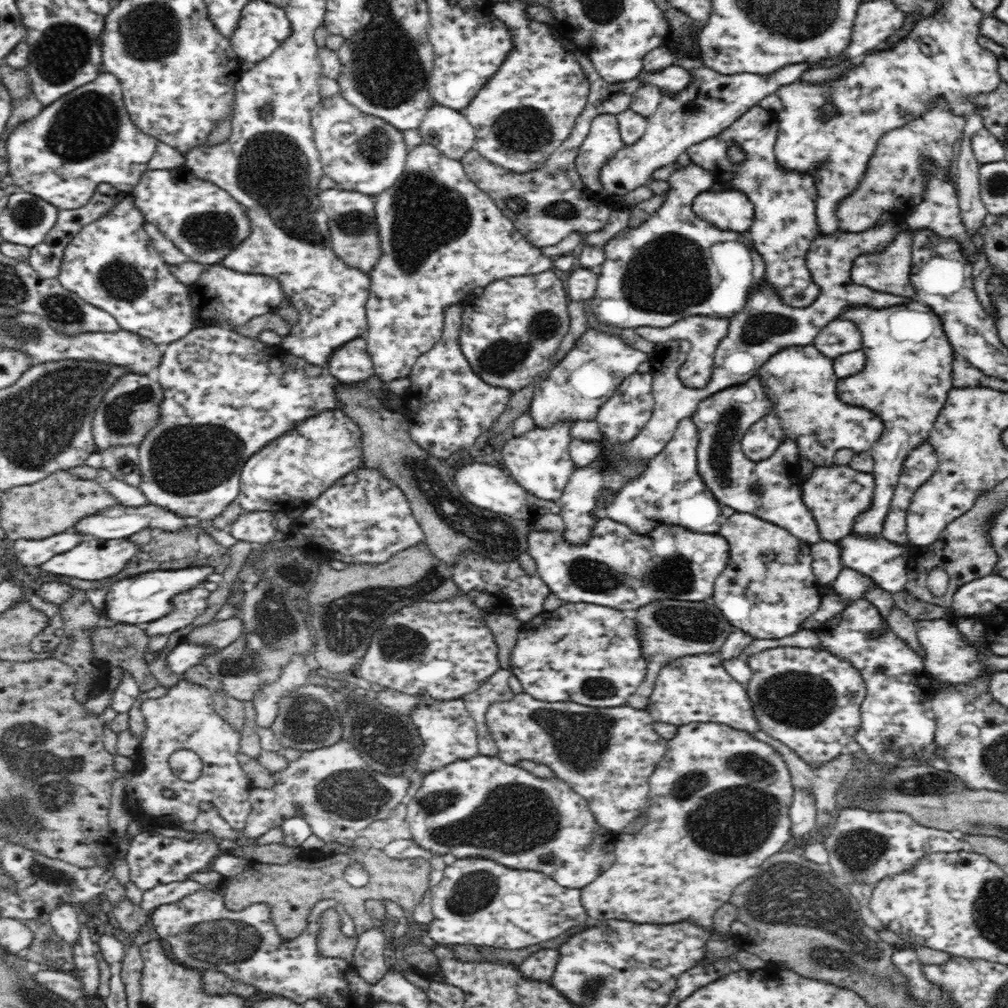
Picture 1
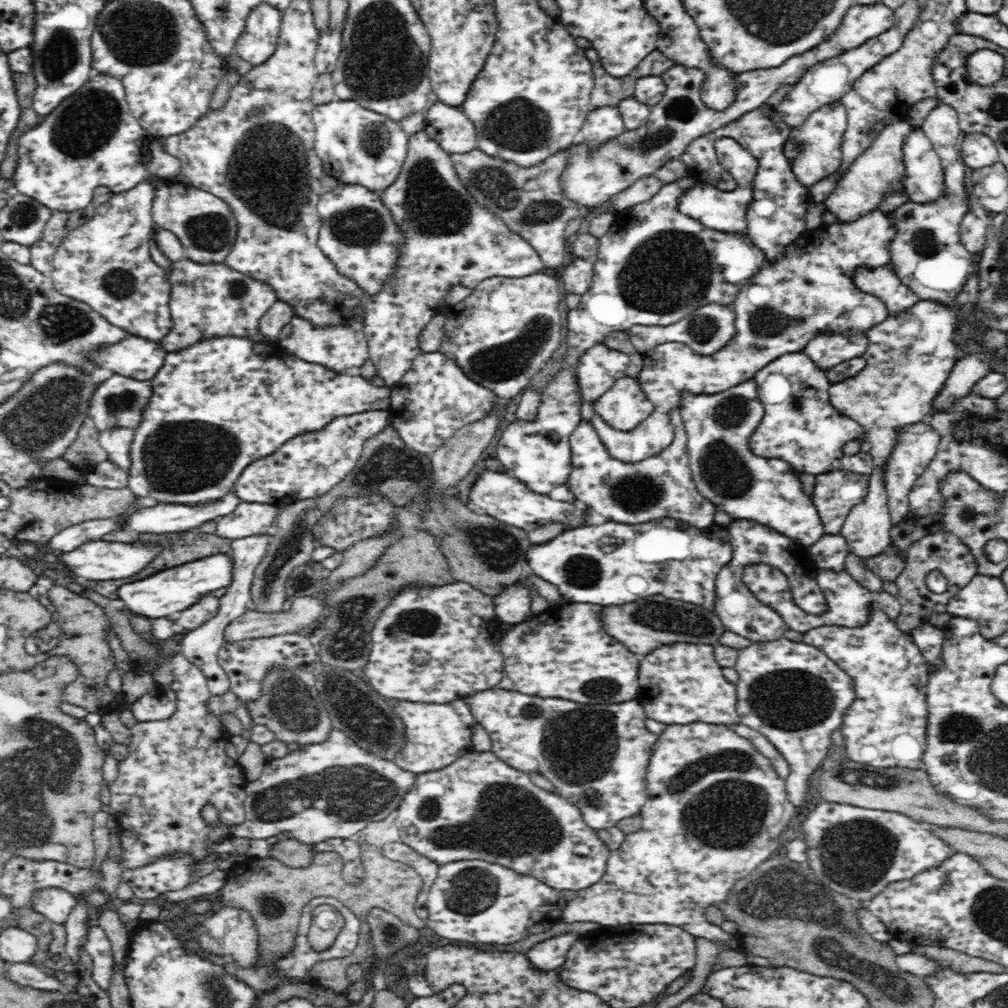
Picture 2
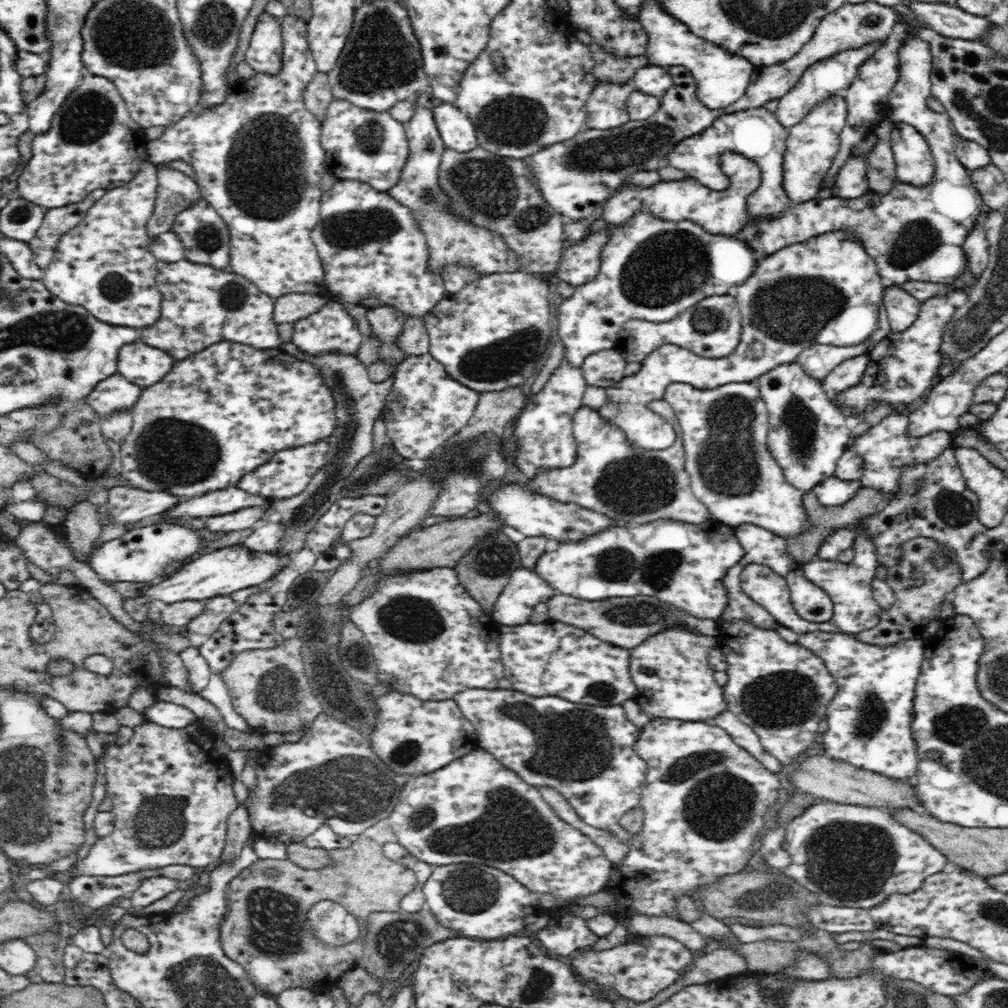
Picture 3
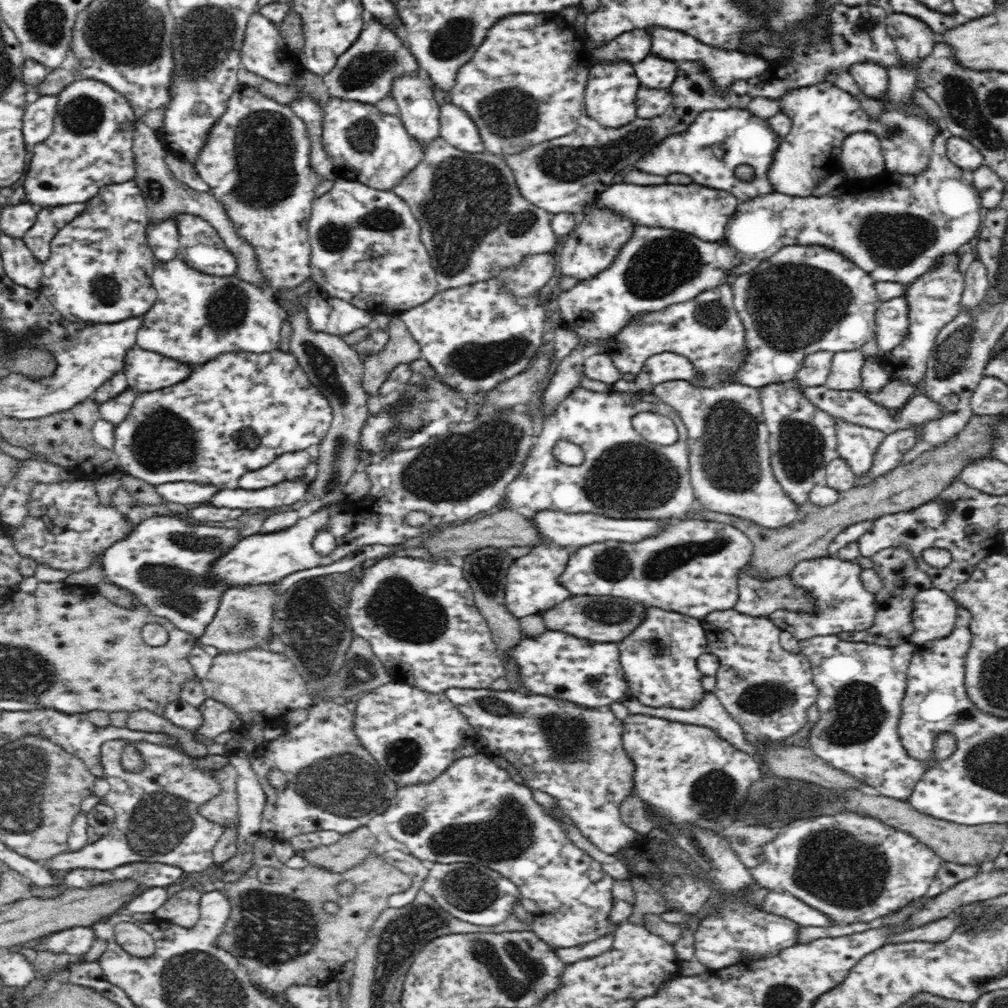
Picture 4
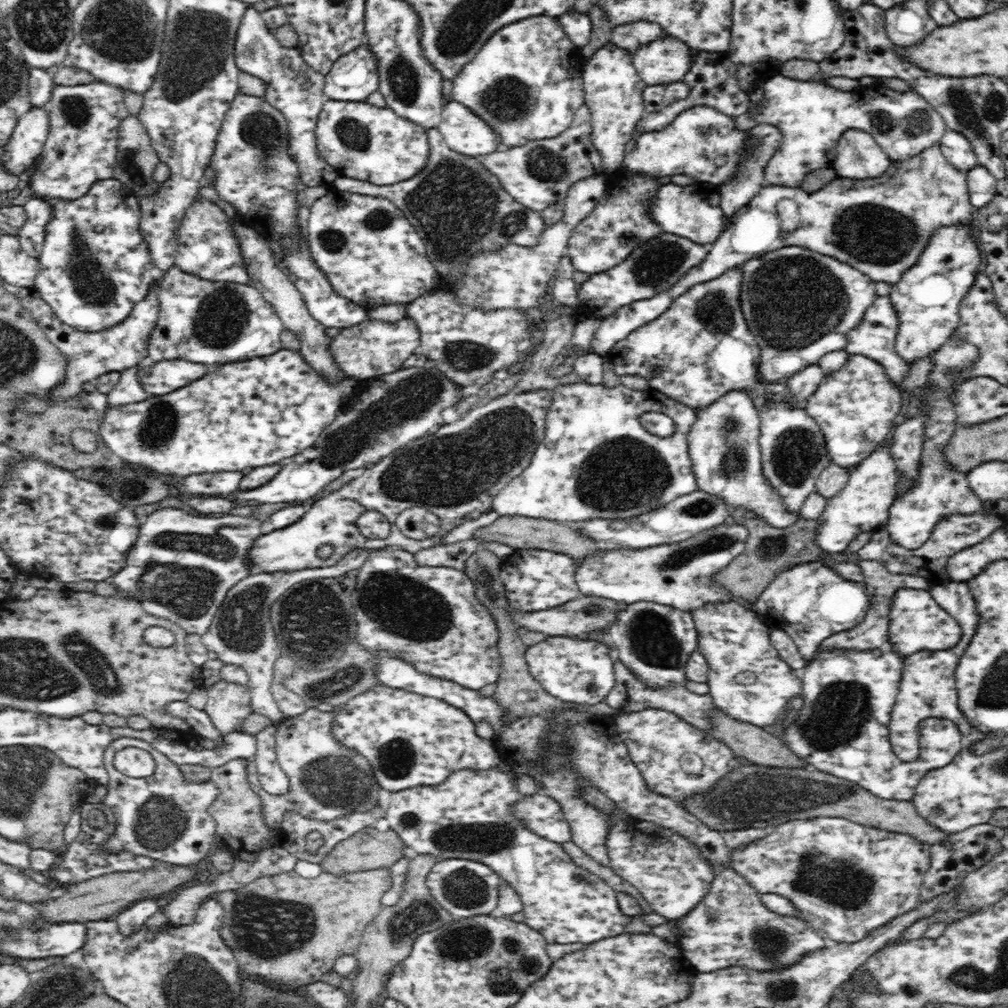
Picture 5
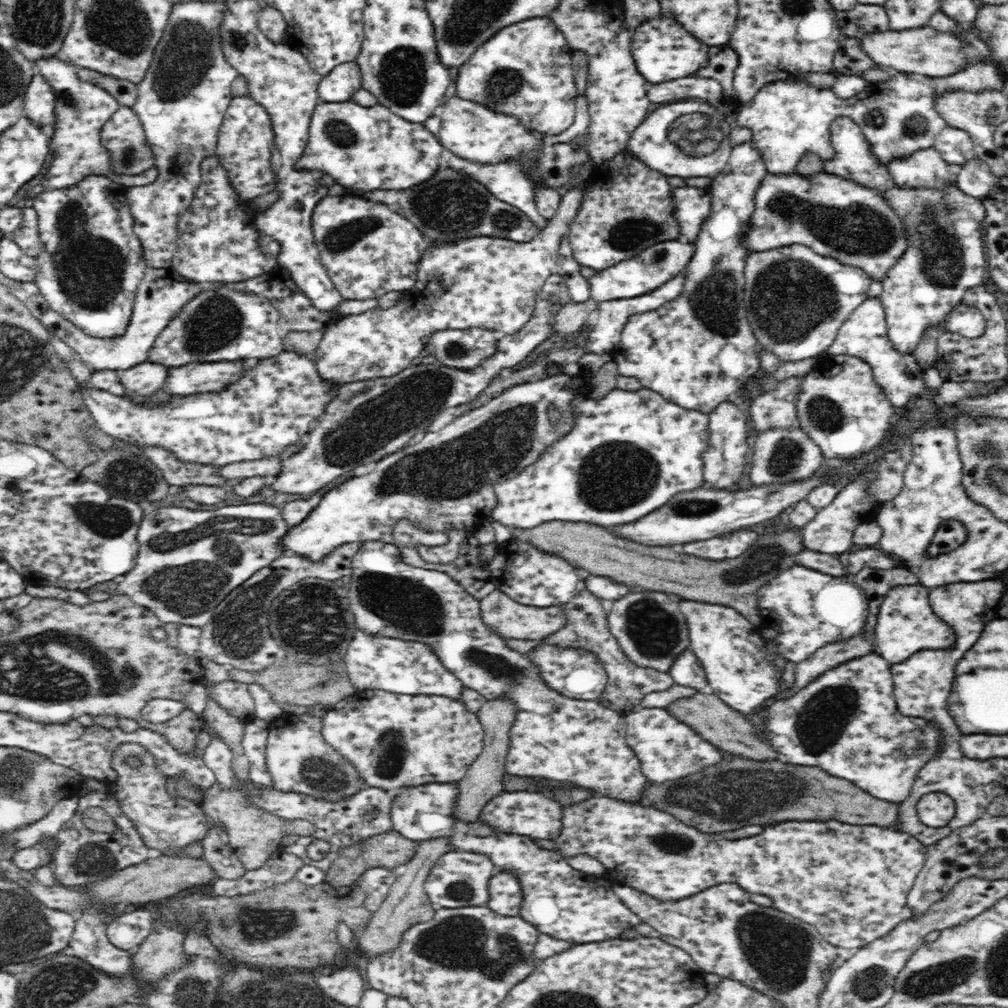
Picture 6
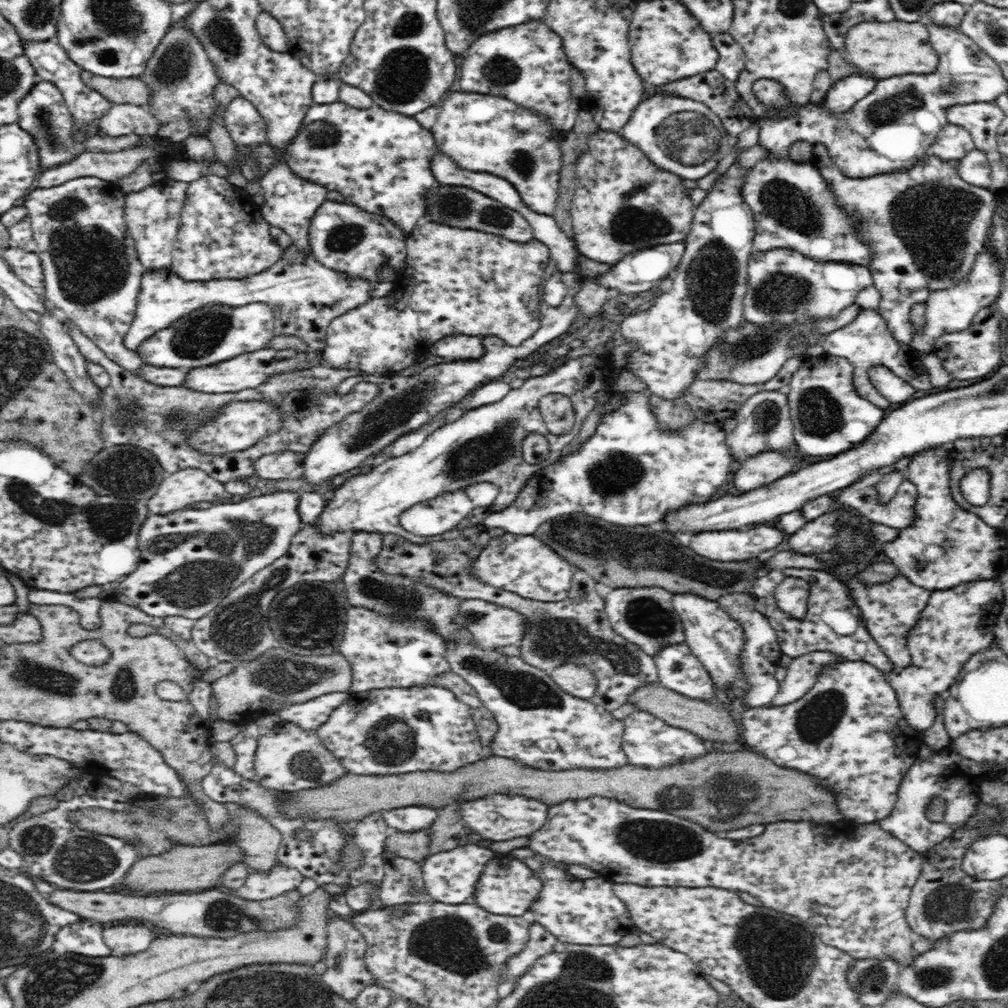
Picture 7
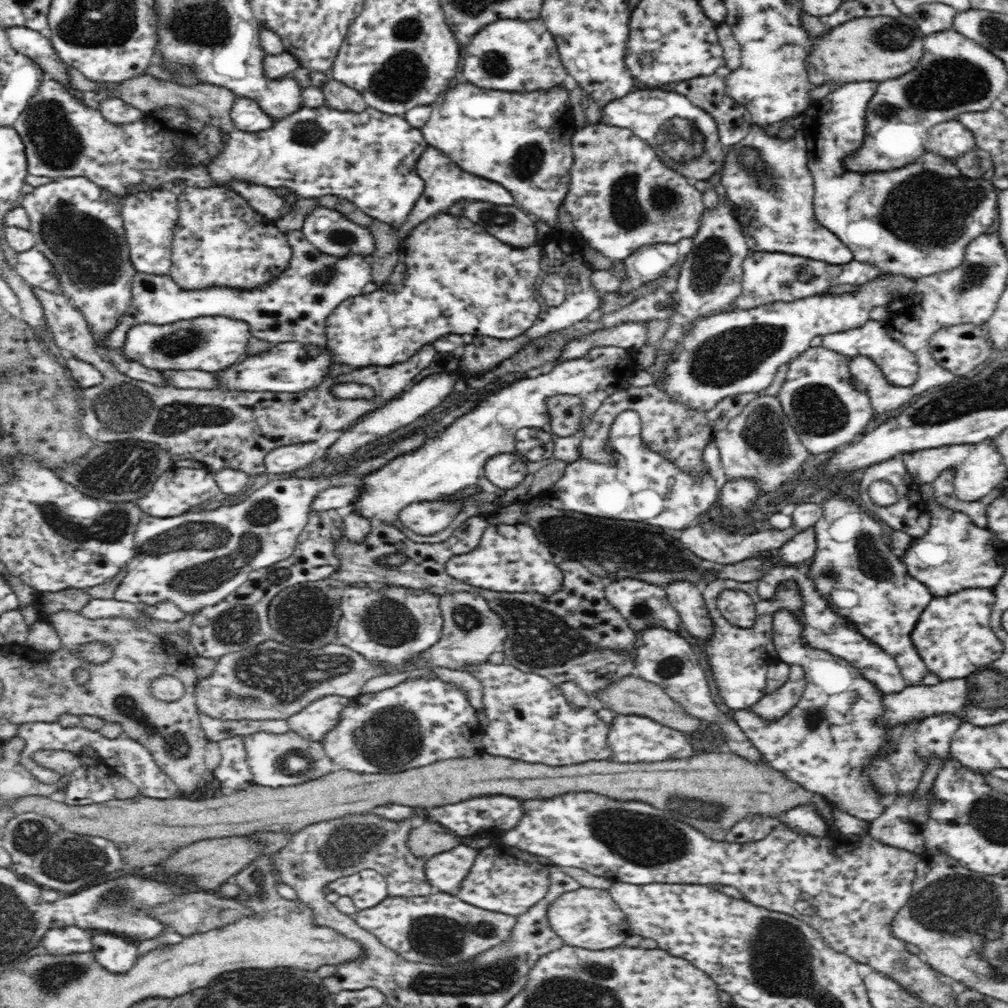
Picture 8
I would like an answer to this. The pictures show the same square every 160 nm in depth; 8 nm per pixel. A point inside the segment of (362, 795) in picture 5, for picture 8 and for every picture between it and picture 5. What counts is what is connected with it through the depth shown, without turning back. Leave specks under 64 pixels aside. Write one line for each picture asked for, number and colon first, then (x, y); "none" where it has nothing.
6: (298, 759)
7: (287, 758)
8: (275, 760)

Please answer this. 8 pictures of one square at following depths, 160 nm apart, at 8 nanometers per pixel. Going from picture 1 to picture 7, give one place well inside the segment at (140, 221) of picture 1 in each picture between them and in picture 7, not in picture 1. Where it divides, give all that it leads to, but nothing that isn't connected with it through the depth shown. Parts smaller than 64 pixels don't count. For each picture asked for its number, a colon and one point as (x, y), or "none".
2: (105, 262)
3: (104, 264)
4: (99, 270)
5: (95, 266)
6: (90, 264)
7: (92, 274)

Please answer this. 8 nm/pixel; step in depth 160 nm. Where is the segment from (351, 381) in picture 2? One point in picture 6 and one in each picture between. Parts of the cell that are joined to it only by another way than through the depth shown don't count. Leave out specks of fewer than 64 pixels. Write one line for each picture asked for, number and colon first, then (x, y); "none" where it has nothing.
3: (216, 416)
4: (238, 412)
5: (252, 413)
6: (277, 402)

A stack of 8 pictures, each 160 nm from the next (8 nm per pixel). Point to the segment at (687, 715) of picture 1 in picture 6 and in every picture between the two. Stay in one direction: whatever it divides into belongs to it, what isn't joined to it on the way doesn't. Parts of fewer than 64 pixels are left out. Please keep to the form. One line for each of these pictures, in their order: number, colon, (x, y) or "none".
2: (681, 683)
3: (670, 669)
4: (659, 657)
5: (654, 641)
6: (649, 626)

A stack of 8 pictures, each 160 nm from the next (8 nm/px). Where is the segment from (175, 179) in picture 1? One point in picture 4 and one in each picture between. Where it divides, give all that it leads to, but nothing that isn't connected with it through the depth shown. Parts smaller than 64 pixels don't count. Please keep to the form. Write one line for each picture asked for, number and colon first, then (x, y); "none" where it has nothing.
2: (204, 224)
3: (206, 238)
4: (201, 248)

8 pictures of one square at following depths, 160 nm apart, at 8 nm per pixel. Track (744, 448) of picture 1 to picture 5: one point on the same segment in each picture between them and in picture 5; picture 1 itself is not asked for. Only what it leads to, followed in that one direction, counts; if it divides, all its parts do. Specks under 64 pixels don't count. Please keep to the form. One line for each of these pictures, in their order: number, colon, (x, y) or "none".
2: (801, 426)
3: (807, 435)
4: (802, 441)
5: (793, 453)

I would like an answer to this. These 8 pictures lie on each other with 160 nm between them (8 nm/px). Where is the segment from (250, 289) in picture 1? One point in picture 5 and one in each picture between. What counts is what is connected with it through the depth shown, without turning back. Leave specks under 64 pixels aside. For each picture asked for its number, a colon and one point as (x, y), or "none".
2: (207, 300)
3: (201, 306)
4: (196, 317)
5: (214, 323)

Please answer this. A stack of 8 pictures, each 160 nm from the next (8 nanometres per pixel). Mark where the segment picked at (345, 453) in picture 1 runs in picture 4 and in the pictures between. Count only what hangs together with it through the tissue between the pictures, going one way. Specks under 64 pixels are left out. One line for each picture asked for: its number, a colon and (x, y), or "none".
2: (310, 464)
3: (288, 472)
4: (288, 466)

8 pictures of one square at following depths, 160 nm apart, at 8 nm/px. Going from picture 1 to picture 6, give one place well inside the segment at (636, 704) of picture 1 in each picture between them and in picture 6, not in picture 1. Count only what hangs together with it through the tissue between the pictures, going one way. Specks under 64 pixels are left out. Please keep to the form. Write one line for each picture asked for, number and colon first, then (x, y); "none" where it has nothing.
2: (648, 622)
3: (622, 621)
4: (600, 619)
5: (582, 615)
6: (508, 618)

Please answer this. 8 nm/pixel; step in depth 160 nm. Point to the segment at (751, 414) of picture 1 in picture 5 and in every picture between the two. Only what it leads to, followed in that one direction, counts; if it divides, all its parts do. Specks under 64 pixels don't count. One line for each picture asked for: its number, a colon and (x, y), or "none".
2: (718, 427)
3: (732, 472)
4: (729, 458)
5: (723, 445)

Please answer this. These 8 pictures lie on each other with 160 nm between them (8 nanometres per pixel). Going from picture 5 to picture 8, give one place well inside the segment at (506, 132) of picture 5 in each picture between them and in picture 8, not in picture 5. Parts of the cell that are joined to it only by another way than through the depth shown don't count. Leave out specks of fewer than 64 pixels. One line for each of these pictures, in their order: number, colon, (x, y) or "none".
6: (525, 69)
7: (526, 63)
8: (516, 55)

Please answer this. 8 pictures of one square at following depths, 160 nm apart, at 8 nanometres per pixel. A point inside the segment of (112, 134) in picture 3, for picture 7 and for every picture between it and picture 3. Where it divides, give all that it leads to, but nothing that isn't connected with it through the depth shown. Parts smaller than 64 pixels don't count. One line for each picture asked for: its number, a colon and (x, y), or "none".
4: (90, 147)
5: (81, 148)
6: (82, 108)
7: (51, 62)

